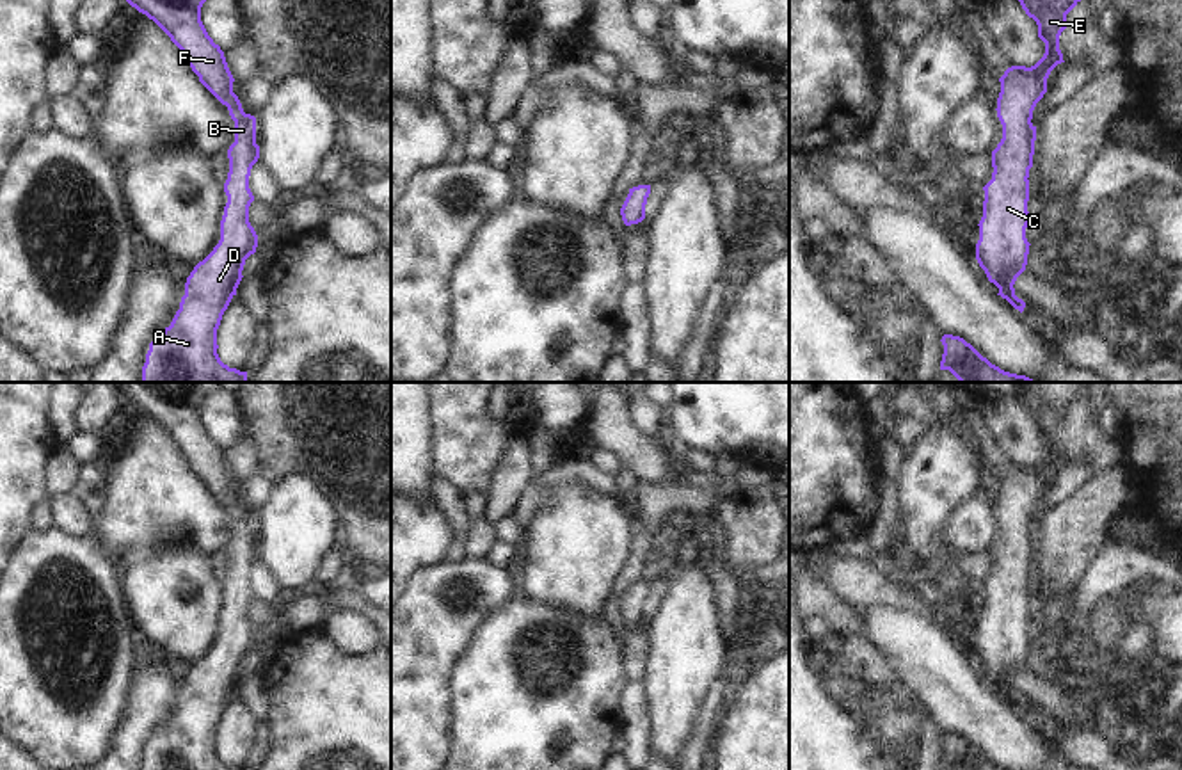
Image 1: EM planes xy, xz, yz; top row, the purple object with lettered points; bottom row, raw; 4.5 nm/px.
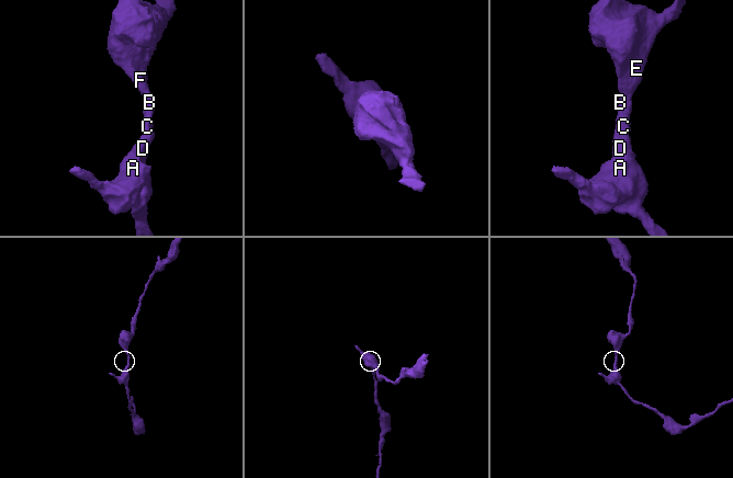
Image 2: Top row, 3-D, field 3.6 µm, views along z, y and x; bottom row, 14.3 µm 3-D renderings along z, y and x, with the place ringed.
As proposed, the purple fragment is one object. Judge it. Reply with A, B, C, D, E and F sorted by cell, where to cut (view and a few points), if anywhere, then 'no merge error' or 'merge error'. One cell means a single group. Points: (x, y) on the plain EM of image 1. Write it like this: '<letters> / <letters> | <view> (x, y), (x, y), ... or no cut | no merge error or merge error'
A B C D E F | no cut | no merge error

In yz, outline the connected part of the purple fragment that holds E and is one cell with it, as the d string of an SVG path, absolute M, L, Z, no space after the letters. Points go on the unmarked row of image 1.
M1018 382L1015 397L1038 423L1045 441L1043 455L1031 466L1011 464L999 477L997 516L1002 537L992 549L992 578L983 585L983 615L976 658L990 681L1020 711L1026 701L1015 694L1015 679L1026 669L1029 640L1029 567L1033 565L1036 525L1031 521L1036 501L1047 491L1050 469L1065 461L1059 434L1066 413L1086 395L1086 382Z

